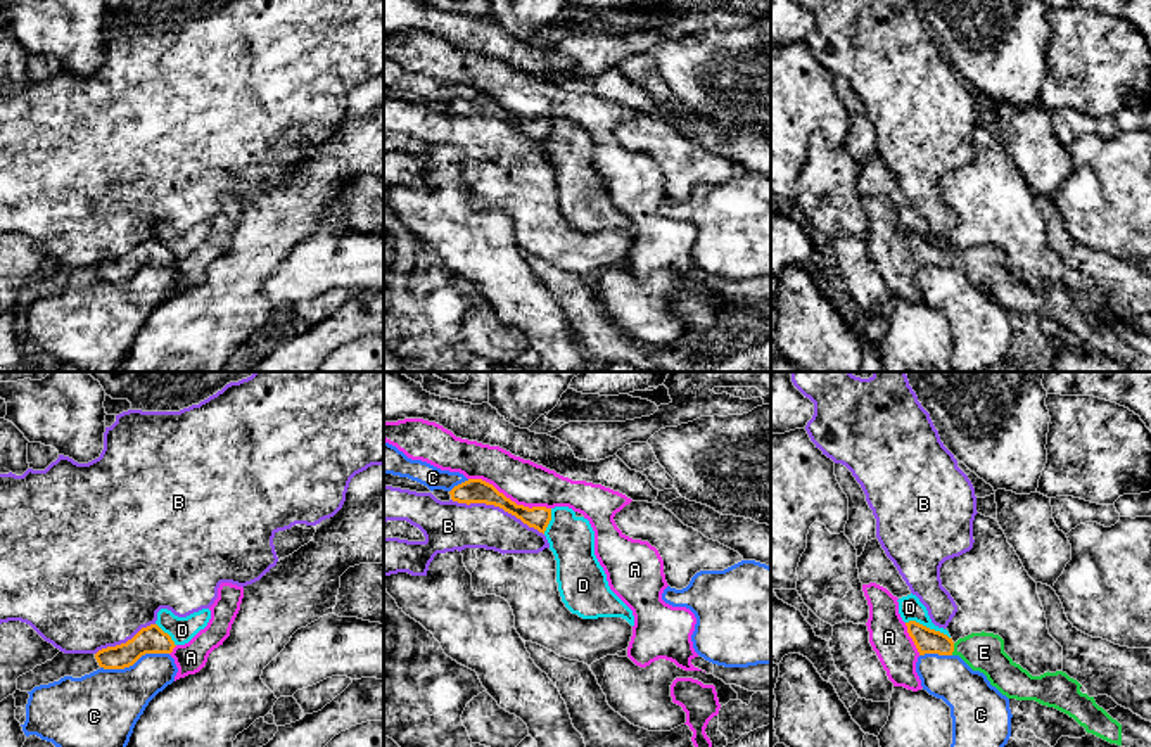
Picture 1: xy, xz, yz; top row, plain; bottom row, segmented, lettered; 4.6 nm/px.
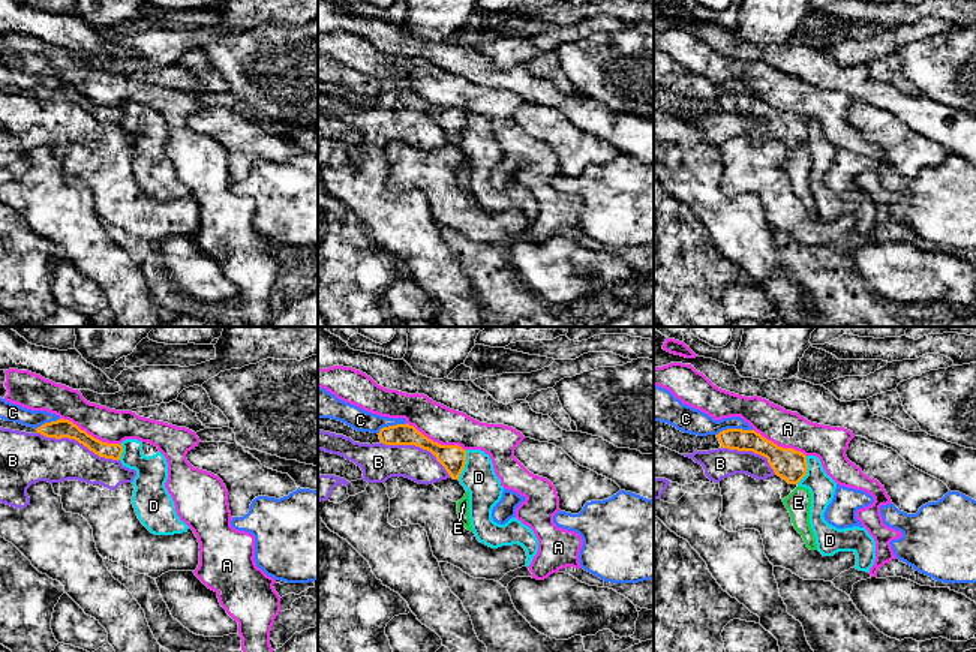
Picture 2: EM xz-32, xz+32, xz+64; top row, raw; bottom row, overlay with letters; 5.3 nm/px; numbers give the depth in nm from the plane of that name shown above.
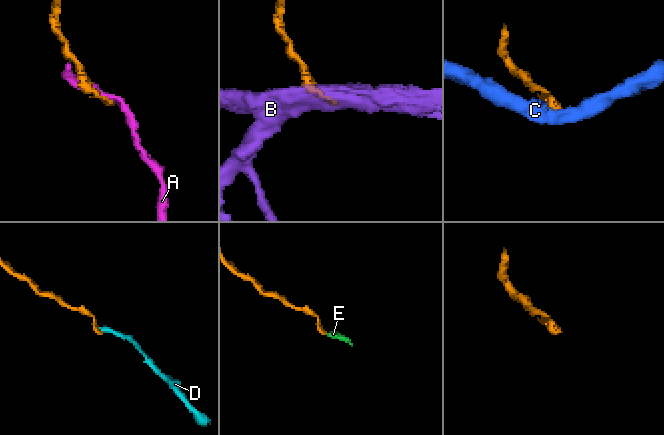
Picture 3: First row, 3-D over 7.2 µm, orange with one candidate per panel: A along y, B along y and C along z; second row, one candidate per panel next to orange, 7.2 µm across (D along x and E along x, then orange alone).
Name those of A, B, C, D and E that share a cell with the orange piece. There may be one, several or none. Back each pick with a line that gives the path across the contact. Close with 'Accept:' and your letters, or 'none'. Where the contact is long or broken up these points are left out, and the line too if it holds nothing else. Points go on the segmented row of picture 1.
E: way yz (927, 640), (953, 649), (977, 649), (984, 652)
Accept: E

